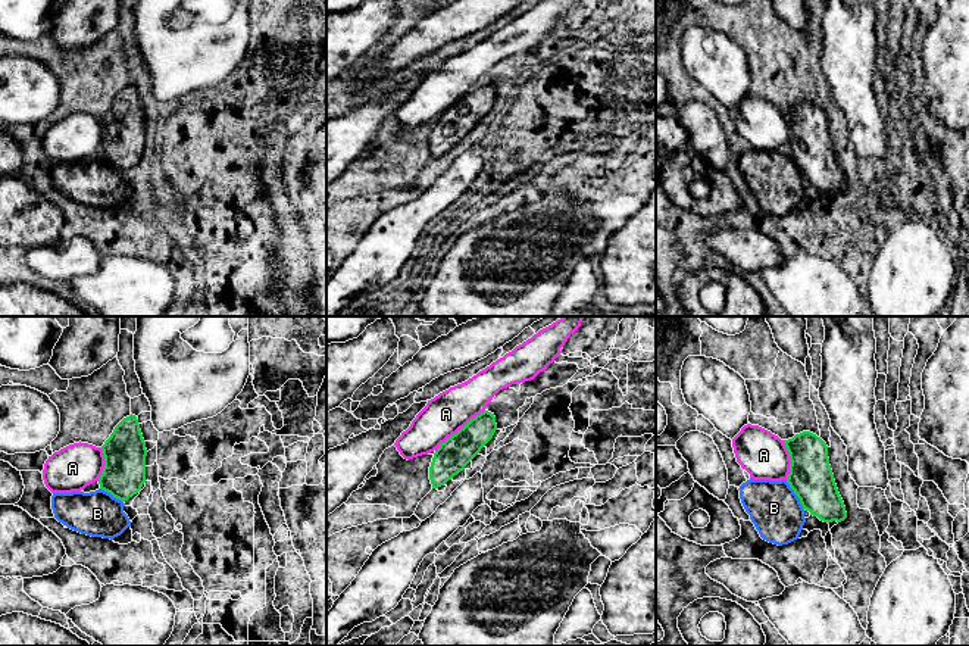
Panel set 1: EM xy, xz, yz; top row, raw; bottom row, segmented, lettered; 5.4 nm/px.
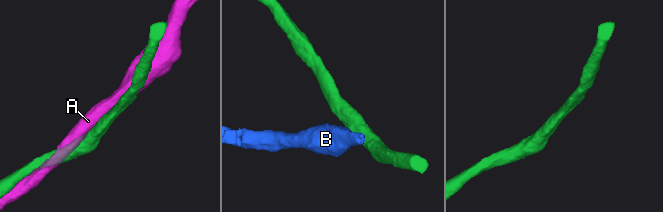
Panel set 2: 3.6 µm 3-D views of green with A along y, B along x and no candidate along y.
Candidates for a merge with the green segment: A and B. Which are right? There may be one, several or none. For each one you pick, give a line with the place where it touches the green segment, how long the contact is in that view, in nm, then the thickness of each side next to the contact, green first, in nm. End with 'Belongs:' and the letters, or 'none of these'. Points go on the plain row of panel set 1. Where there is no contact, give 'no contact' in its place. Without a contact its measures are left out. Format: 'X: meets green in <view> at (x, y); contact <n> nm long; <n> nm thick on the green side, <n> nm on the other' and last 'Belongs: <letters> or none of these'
Belongs: none of these

